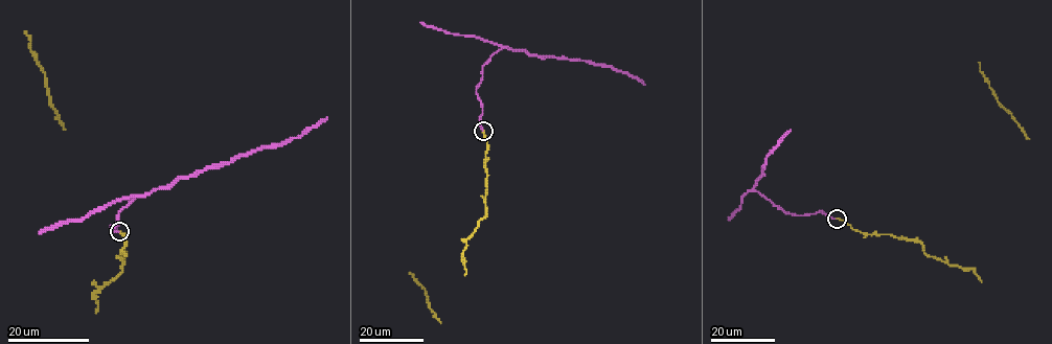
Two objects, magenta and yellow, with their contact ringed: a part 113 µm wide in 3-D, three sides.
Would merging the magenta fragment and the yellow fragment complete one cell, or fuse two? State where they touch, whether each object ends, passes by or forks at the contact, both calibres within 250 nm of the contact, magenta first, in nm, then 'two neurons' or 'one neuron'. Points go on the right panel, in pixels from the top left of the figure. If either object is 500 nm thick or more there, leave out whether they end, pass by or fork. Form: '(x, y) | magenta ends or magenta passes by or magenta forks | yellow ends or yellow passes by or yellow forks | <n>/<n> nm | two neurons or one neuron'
(837, 219) | magenta ends | yellow ends | 170/180 nm | one neuron

